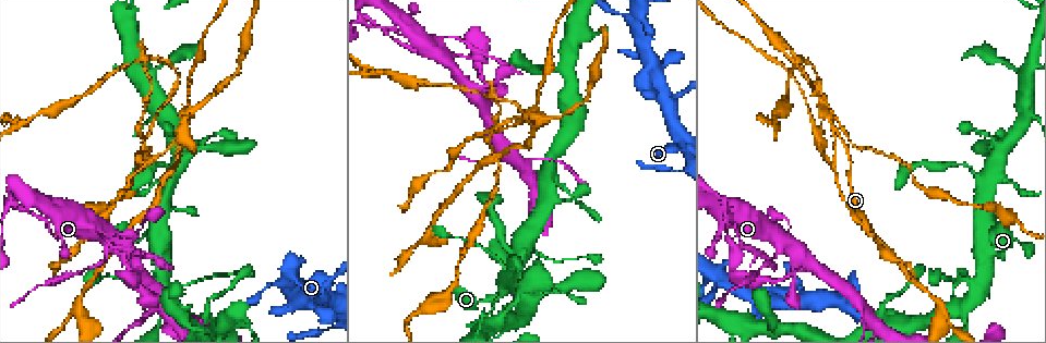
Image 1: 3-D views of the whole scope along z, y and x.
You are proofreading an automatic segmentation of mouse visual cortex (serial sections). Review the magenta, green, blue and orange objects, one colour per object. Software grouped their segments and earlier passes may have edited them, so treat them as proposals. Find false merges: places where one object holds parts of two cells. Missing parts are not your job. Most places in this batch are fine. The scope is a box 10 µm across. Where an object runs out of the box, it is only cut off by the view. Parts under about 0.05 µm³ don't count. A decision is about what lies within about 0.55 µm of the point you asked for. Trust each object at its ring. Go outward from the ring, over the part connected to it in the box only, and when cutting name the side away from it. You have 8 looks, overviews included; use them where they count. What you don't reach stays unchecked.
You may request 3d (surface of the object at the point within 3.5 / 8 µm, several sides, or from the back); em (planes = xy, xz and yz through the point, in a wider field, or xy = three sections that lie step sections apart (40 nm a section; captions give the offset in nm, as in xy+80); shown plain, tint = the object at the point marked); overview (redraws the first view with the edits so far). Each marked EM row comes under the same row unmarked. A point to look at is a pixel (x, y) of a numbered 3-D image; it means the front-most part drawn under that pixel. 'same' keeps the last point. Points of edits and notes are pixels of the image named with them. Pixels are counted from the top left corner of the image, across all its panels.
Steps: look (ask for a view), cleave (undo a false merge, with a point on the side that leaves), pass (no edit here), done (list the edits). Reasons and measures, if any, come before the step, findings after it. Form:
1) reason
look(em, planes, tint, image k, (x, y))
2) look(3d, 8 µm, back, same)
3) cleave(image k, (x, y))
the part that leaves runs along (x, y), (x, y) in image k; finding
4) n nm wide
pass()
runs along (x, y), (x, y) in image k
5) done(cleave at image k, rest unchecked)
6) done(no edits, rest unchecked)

four arms meet
look(em, xy, step 3, tint, image 1, (534, 124))

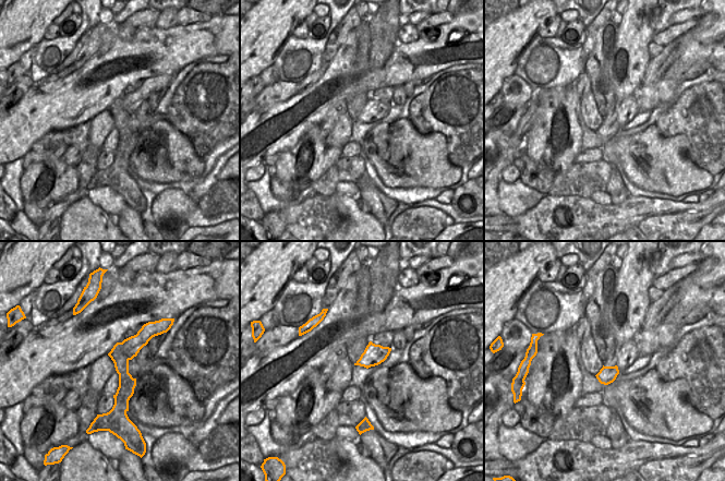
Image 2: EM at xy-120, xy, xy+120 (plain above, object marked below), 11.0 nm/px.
look(3d, 3.5 µm, same)

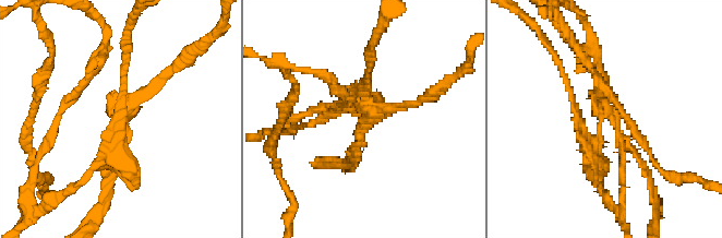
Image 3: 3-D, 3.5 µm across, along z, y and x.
arms of 100, 100, 150, 250 nm
cleave(image 3, (104, 155))
the part that leaves runs along (122, 129), (119, 152), (56, 199) in image 3; a second cell is stuck on

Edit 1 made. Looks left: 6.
see it whole again
look(overview)

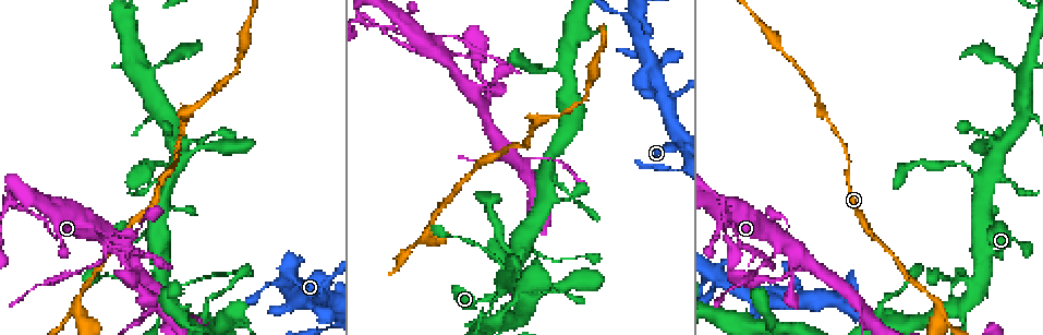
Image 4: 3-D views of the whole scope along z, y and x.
three-way junction
look(3d, 3.5 µm, image 4, (780, 236))

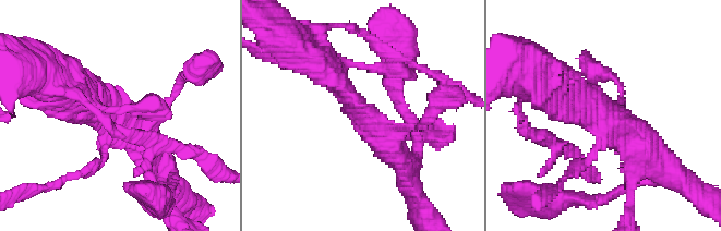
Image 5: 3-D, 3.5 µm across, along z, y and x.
3 arms; arms of 100, 400, 450 nm; now the EM
look(em, xy, step 3, tint, image 5, (604, 116))

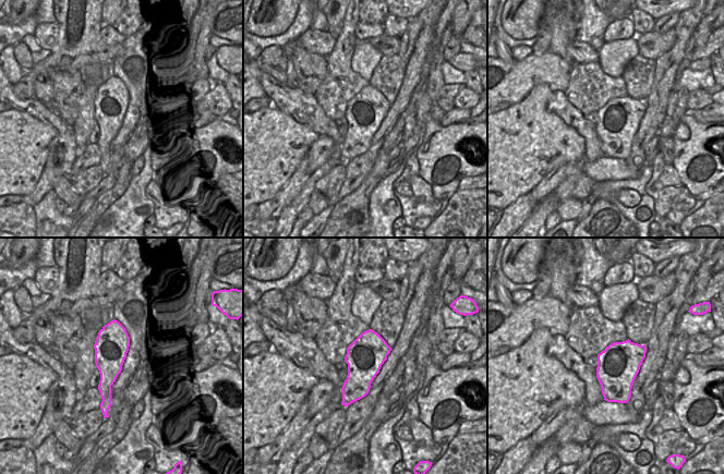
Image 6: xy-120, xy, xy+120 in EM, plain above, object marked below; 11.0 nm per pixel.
420 nm wide
pass()
runs along (316, 58), (399, 158) in image 5; all the same cell

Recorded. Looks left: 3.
thin neck
look(3d, 3.5 µm, image 4, (426, 236))

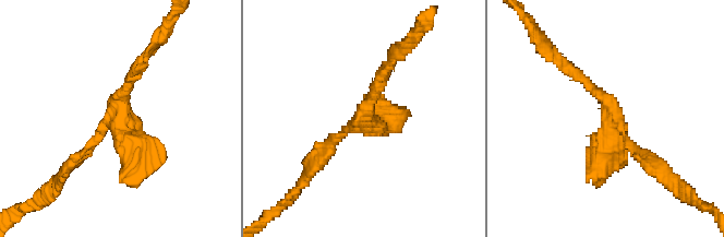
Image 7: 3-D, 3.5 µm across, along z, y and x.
look(em, xy, step 3, tint, image 7, (117, 113))

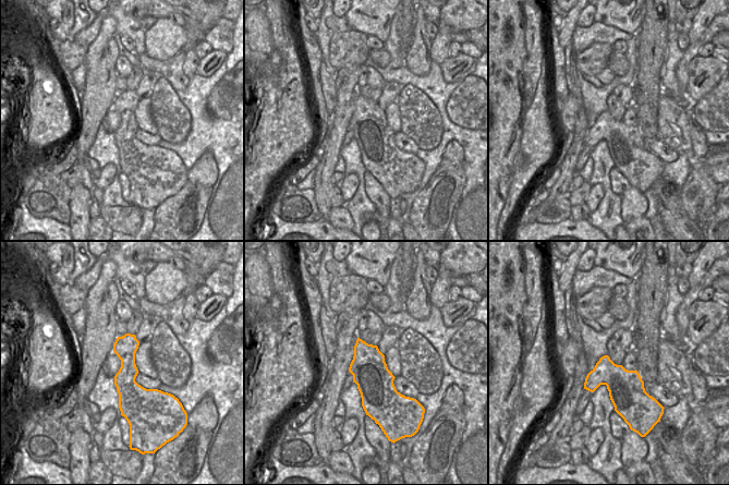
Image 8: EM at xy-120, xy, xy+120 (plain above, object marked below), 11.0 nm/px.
arms of 150, 200, 400 nm
pass()
runs along (128, 336), (129, 409) in image 8; continuous, no second cell

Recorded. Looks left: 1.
done(cleave at image 3, rest unchecked)

